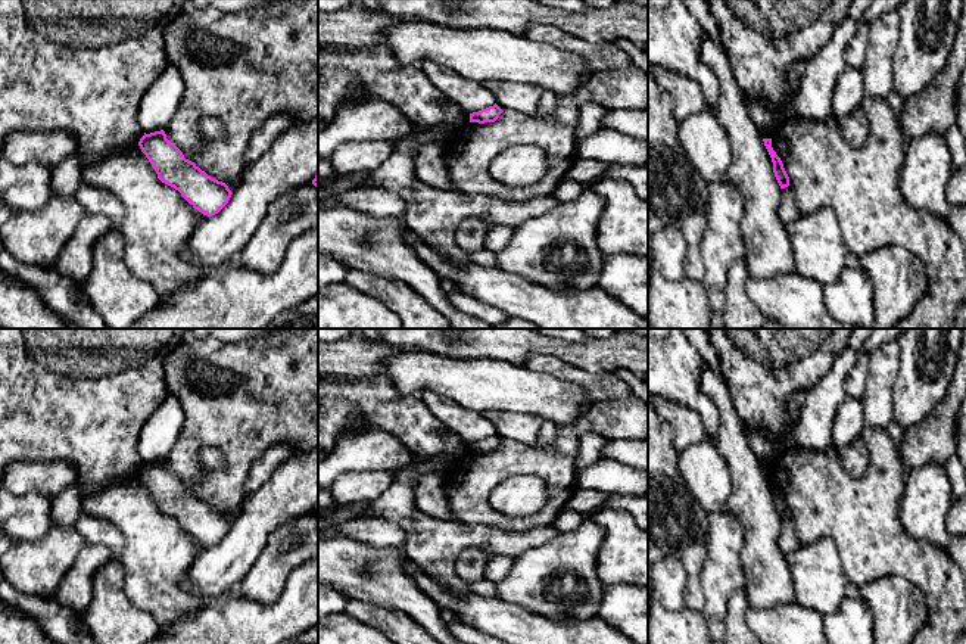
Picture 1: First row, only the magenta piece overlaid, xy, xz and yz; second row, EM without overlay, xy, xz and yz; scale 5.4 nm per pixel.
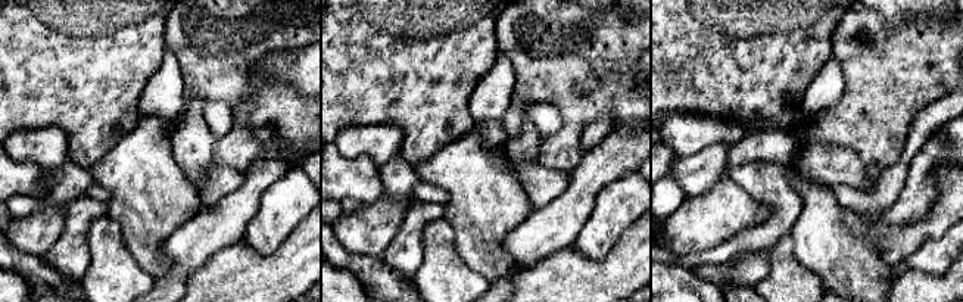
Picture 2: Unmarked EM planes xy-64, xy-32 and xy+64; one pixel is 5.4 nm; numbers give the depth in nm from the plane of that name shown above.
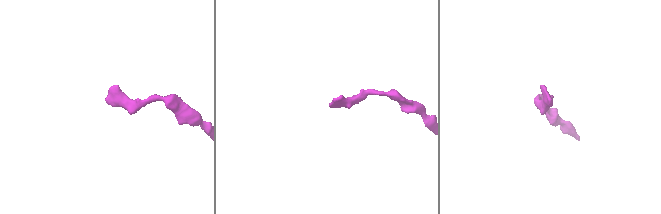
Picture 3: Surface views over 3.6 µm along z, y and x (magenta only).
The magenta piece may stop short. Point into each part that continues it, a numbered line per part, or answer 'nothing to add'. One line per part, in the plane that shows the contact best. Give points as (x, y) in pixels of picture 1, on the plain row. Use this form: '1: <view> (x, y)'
nothing to add

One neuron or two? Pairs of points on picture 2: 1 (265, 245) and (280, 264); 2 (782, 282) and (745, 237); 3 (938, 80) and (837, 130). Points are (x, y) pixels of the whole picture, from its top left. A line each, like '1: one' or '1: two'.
1: two
2: two
3: one

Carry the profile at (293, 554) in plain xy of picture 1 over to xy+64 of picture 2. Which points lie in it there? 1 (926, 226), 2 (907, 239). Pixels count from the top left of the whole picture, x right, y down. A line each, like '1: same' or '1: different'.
1: different
2: different

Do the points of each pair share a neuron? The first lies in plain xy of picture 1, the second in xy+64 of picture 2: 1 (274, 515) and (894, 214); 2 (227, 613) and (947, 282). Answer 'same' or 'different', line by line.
1: same
2: same

